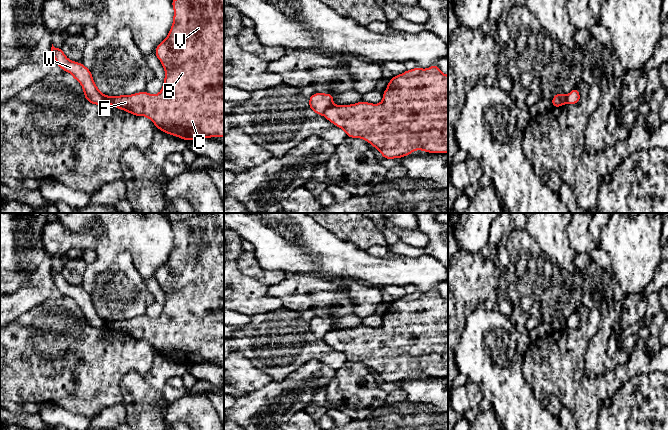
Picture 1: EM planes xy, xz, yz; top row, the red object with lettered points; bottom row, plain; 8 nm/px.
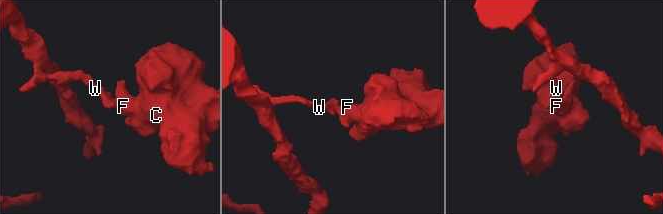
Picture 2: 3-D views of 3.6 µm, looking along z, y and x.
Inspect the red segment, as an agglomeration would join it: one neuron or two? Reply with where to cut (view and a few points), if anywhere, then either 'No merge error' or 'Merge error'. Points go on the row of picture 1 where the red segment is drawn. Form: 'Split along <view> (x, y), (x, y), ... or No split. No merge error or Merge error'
Split along xz (332, 104), (322, 114). Merge error

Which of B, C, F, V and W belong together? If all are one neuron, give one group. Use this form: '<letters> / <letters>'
B C F V / W

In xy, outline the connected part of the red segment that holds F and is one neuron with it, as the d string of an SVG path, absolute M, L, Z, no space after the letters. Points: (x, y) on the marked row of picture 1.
M172 0L172 7L174 9L174 16L169 34L155 49L155 55L161 61L165 70L165 79L161 91L156 95L149 94L145 90L131 95L113 97L105 95L105 103L135 116L145 116L149 118L160 131L186 141L224 137L224 0Z

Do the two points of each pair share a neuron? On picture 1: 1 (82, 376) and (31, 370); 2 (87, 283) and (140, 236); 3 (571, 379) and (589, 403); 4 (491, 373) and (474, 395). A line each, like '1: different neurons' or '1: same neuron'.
1: same neuron
2: same neuron
3: same neuron
4: different neurons

